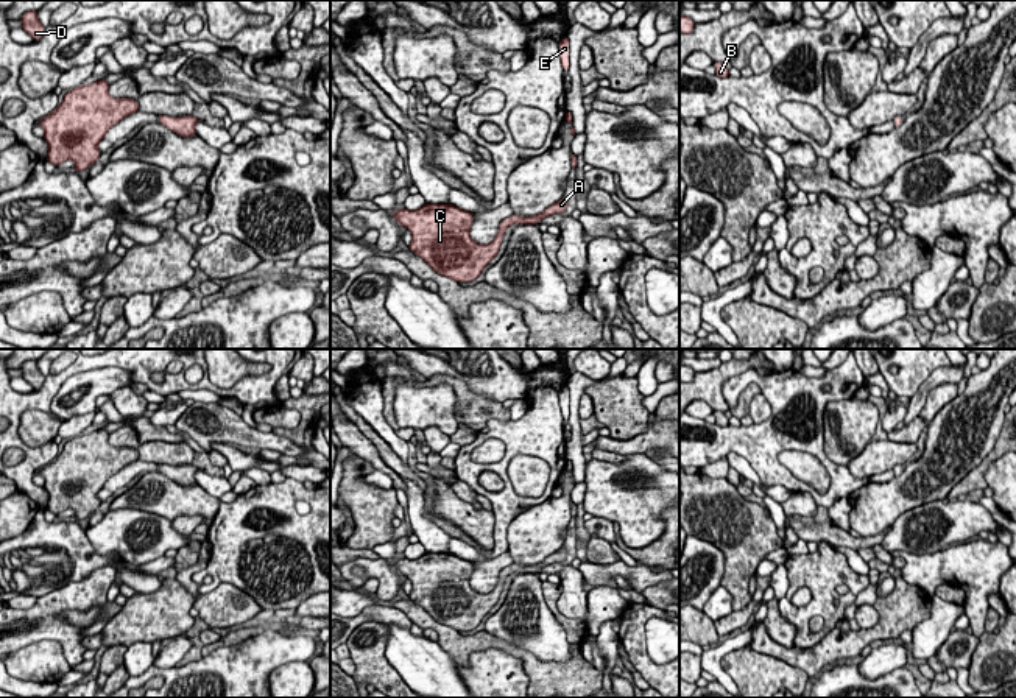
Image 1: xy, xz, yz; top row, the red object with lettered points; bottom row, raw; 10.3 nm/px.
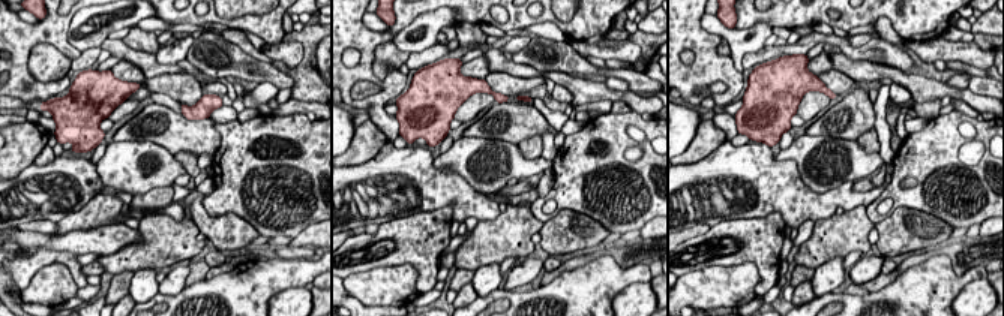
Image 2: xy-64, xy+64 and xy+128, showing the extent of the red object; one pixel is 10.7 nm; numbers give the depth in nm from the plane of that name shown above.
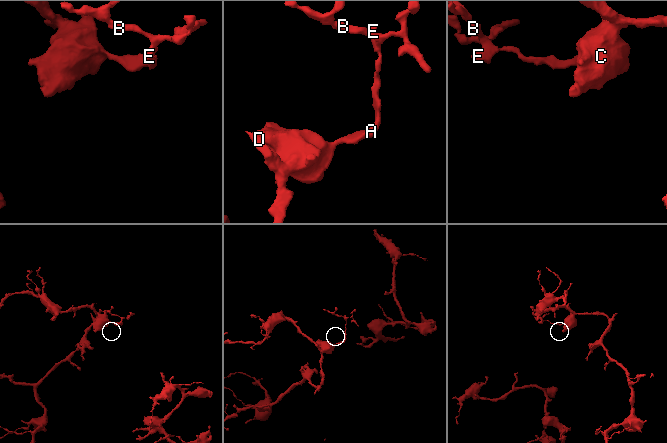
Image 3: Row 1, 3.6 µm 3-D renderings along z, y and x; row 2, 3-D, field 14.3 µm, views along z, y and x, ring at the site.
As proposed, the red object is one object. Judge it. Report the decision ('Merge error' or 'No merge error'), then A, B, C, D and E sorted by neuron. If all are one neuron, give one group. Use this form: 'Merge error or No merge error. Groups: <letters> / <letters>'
No merge error. Groups: A B C D E

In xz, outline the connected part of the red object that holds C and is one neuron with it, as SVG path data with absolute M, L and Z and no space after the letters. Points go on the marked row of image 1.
M563 198L539 215L511 215L499 224L496 238L488 245L471 238L472 213L452 204L425 203L418 210L393 209L393 218L411 232L413 240L408 249L425 260L433 271L455 282L472 282L499 252L508 226L516 223L539 224L549 215L563 213L566 207L567 199Z

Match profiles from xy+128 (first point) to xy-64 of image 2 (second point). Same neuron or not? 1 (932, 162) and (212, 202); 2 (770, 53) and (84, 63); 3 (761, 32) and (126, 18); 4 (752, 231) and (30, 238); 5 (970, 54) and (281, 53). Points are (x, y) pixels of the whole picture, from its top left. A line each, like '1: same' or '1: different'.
1: same
2: same
3: same
4: different
5: same

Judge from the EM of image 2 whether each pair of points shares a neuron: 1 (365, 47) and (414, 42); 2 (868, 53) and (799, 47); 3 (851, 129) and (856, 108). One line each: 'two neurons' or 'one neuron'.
1: two neurons
2: one neuron
3: one neuron

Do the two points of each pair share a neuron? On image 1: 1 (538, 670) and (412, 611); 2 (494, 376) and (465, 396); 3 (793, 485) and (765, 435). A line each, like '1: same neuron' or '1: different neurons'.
1: same neuron
2: different neurons
3: same neuron

